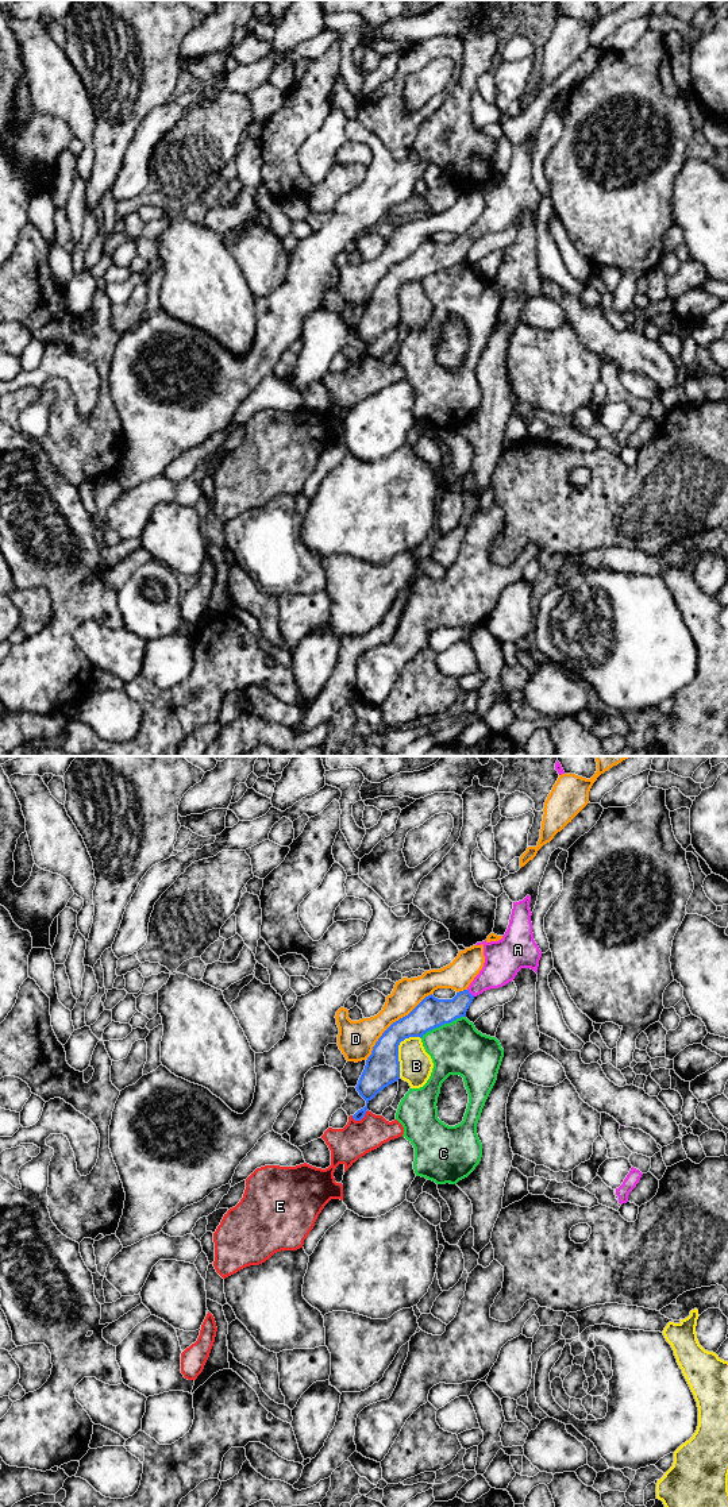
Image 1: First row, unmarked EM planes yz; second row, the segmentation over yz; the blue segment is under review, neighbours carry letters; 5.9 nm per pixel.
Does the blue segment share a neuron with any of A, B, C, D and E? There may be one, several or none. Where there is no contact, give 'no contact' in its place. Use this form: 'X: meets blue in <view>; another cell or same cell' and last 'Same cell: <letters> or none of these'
A: meets blue in yz; same cell
B: meets blue in yz; another cell
C: meets blue in yz; another cell
D: meets blue in yz; another cell
E: meets blue in yz; another cell
Same cell: A

